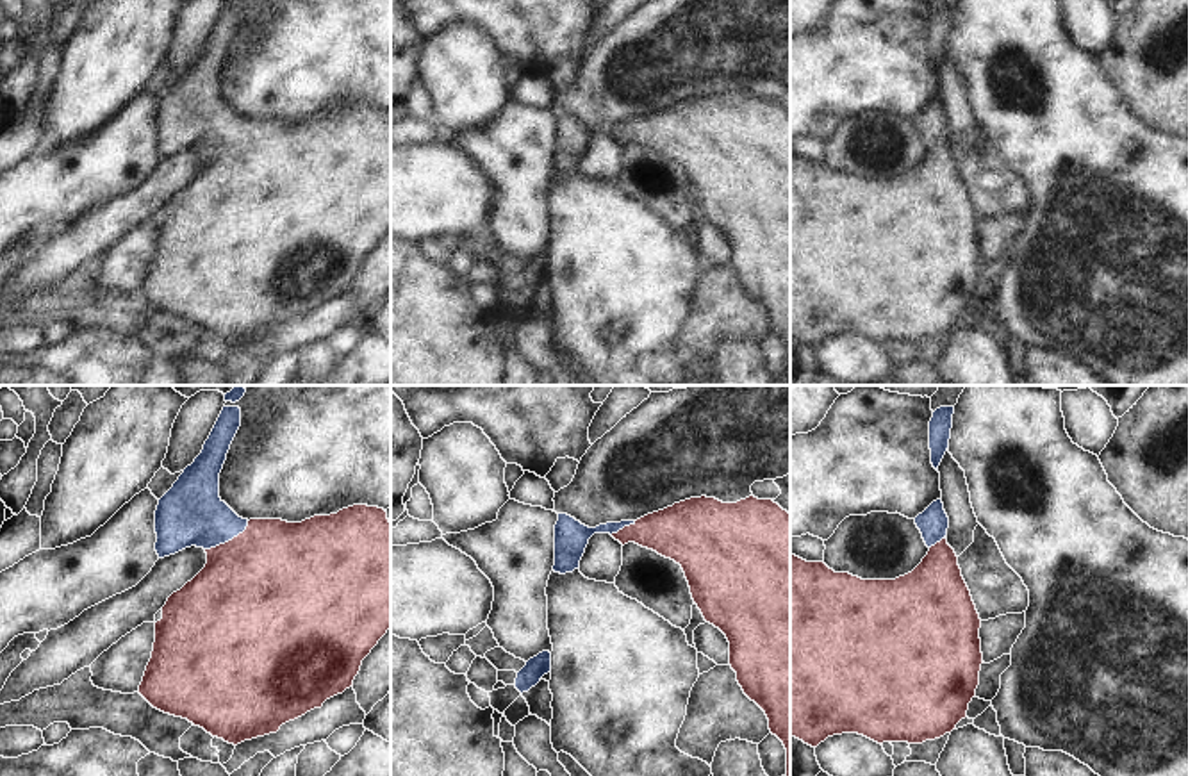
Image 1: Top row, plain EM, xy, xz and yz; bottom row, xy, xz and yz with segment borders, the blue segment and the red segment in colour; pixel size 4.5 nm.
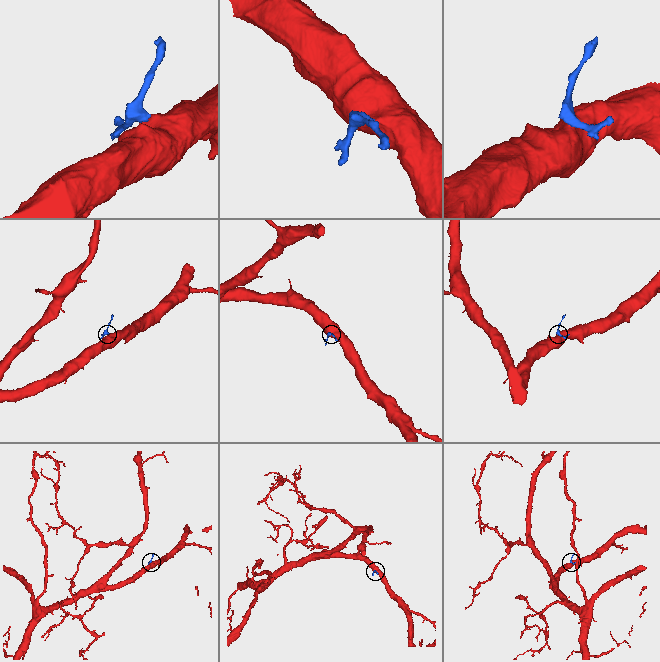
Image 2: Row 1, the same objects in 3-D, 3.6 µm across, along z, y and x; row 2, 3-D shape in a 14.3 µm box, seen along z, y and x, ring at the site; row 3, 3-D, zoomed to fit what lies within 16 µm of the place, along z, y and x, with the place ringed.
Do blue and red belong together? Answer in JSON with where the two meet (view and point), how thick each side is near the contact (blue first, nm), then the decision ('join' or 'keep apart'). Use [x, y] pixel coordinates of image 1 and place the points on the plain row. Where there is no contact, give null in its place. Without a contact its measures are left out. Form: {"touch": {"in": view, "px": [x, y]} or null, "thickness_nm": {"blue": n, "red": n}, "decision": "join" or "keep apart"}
{"touch": {"in": "xy", "px": [229, 140]}, "thickness_nm": {"blue": 300, "red": 480}, "decision": "join"}

